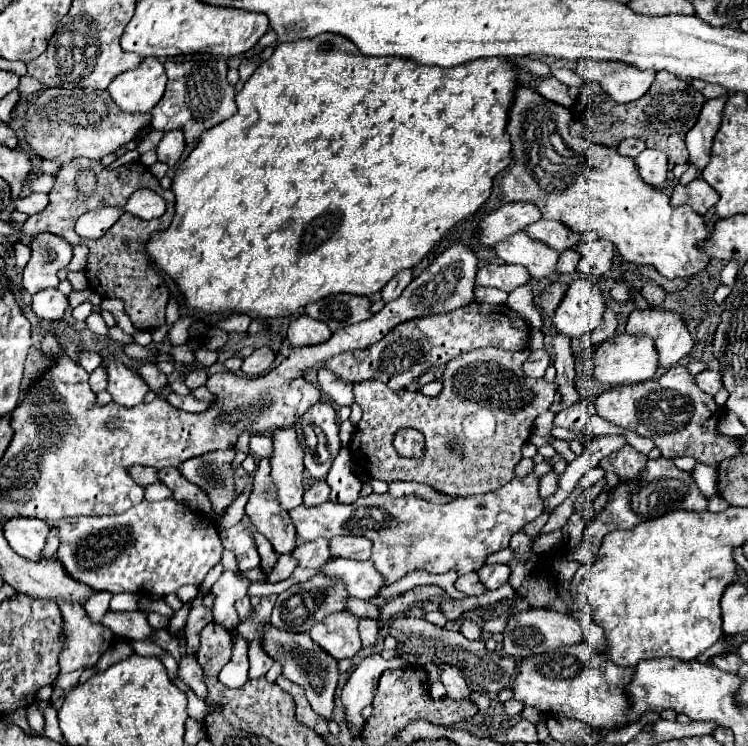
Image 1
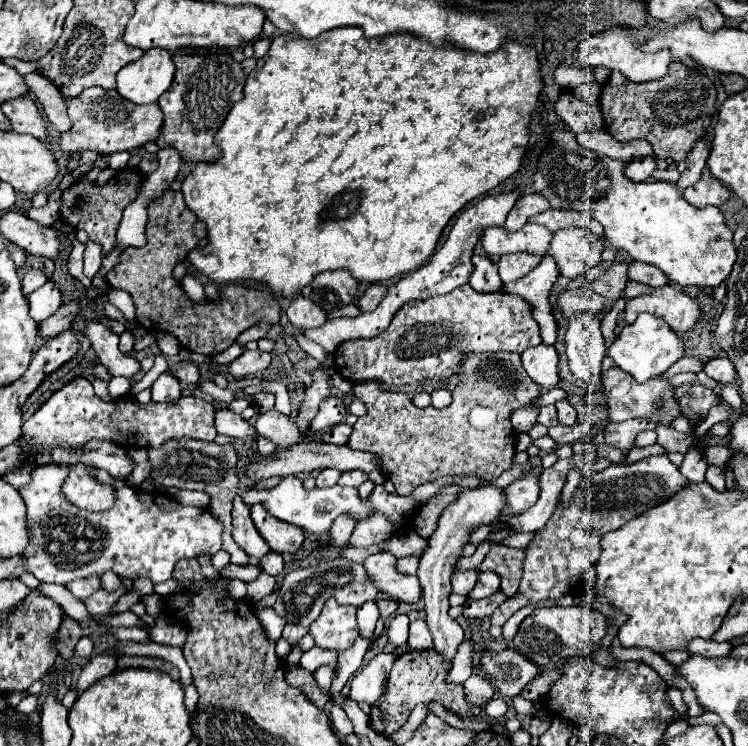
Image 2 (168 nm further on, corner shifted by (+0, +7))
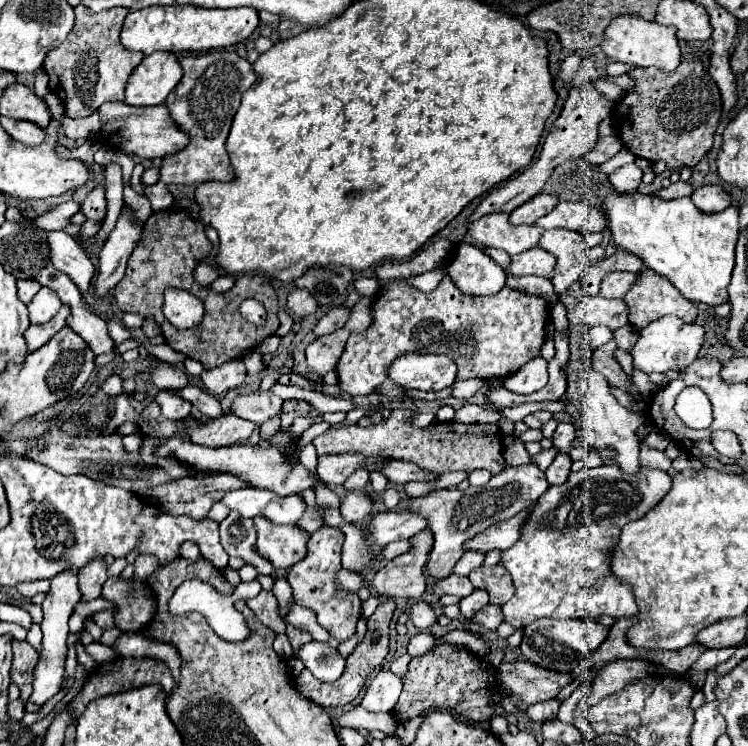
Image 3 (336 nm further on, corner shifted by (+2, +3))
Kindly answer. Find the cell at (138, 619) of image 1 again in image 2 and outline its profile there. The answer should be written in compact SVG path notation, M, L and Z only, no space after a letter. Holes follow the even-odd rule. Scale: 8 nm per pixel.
M100 588L100 590L94 592L84 604L86 604L86 608L88 608L88 612L90 612L92 616L112 616L112 614L116 614L112 608L114 608L118 596L120 596L120 592L108 594L108 592L104 592L104 590Z

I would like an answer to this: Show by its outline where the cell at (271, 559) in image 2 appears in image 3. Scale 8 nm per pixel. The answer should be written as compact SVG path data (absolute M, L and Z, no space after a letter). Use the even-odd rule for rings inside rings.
M280 578L280 580L276 580L274 582L274 596L278 598L278 606L280 606L280 618L284 618L286 616L286 612L288 612L288 606L290 606L290 602L292 602L292 590L290 590L290 584L284 580L284 578Z

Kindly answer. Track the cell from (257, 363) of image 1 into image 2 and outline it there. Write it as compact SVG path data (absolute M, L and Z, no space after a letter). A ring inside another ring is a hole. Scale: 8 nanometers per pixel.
M244 350L242 356L238 356L232 364L230 364L230 374L234 378L248 378L256 372L266 370L270 364L270 354L262 352L262 350Z

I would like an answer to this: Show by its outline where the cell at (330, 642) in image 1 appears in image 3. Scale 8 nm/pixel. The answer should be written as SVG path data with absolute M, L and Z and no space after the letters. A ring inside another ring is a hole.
M322 526L310 536L308 542L308 554L302 562L294 564L288 568L286 580L294 592L294 602L302 604L304 608L310 608L316 614L316 620L322 628L326 628L336 640L344 642L352 634L356 634L356 622L362 616L360 608L360 598L346 592L338 582L336 582L336 572L340 570L340 550L342 550L344 534L338 532L336 528Z

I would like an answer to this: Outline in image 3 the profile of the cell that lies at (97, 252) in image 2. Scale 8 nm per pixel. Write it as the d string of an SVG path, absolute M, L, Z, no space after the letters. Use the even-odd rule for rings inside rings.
M110 162L104 166L104 174L106 174L106 200L108 200L108 214L106 220L102 224L102 230L96 234L98 242L104 242L106 236L110 234L110 230L116 226L116 220L120 216L120 210L124 206L122 200L122 170L116 162Z

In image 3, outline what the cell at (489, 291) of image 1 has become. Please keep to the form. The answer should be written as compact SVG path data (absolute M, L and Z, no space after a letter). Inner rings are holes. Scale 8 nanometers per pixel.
M466 242L458 244L454 262L448 266L448 276L462 290L462 294L472 296L494 294L506 284L504 270L478 246Z

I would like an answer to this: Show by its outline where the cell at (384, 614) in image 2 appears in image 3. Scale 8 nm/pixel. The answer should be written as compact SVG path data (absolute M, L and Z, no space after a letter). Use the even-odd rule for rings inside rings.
M386 600L376 608L376 612L368 618L368 630L366 630L364 638L356 646L356 652L352 652L348 656L348 666L346 666L344 674L336 682L320 682L310 674L310 670L302 670L302 674L296 678L298 692L302 692L302 696L306 696L308 700L316 702L322 708L324 706L346 706L346 704L350 704L360 694L360 690L364 688L370 674L374 670L378 670L384 664L386 656L388 656L388 624L392 620L394 610L396 610L394 600Z

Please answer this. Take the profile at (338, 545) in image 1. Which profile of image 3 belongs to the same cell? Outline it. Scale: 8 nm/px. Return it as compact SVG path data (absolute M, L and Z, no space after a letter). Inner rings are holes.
M410 510L374 514L370 522L370 538L378 546L386 546L394 540L410 540L428 528L428 520Z

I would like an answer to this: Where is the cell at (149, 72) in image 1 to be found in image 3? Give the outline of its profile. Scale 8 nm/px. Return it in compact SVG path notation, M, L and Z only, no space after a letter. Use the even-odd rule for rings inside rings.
M152 52L130 76L130 82L126 84L126 102L132 106L164 104L180 78L182 68L176 54Z

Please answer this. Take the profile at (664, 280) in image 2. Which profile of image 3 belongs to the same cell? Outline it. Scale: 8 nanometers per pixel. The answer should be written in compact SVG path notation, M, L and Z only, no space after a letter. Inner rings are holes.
M608 272L608 276L600 284L600 296L624 298L632 288L632 282L636 282L636 276L630 272Z

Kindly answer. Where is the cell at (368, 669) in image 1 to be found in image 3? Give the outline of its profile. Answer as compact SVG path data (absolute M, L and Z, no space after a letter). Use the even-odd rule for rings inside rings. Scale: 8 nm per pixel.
M380 670L376 672L372 684L368 686L360 706L370 712L392 712L400 692L402 692L402 680L390 670Z

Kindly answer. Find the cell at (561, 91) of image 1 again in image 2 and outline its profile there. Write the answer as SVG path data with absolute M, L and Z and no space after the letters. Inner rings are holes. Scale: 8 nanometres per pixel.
M562 90L558 94L554 112L562 122L570 126L574 134L580 134L584 130L602 129L602 116L598 106L586 104L580 96L576 96L570 90Z

